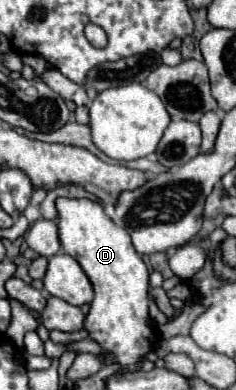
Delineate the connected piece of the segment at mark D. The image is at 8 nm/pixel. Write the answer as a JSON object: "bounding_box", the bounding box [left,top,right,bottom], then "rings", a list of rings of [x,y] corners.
{"bounding_box":[57,199,155,373],"rings":[[[57,199],[57,227],[61,249],[75,257],[93,283],[95,299],[91,311],[85,319],[85,329],[93,341],[103,345],[109,353],[101,355],[105,363],[113,359],[119,361],[129,373],[129,369],[139,369],[141,357],[155,345],[155,331],[149,323],[149,271],[143,259],[131,245],[131,237],[125,229],[117,227],[101,203],[91,199]]]}

